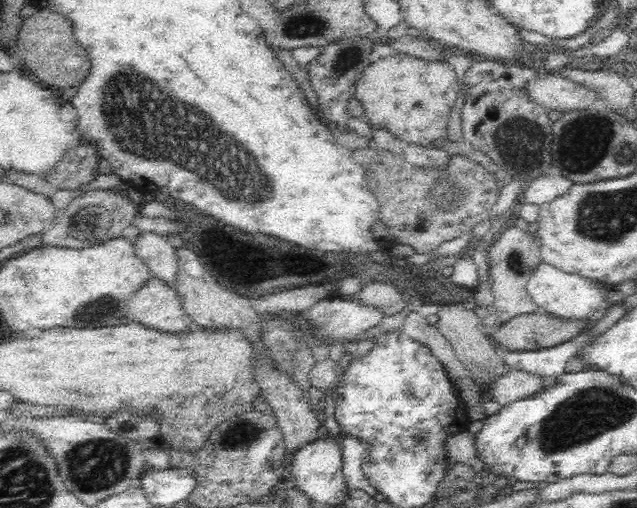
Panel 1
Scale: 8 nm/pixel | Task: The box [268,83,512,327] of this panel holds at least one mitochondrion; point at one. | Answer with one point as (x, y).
(446, 194)

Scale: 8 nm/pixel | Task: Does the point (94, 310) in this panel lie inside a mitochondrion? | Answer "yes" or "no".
yes

